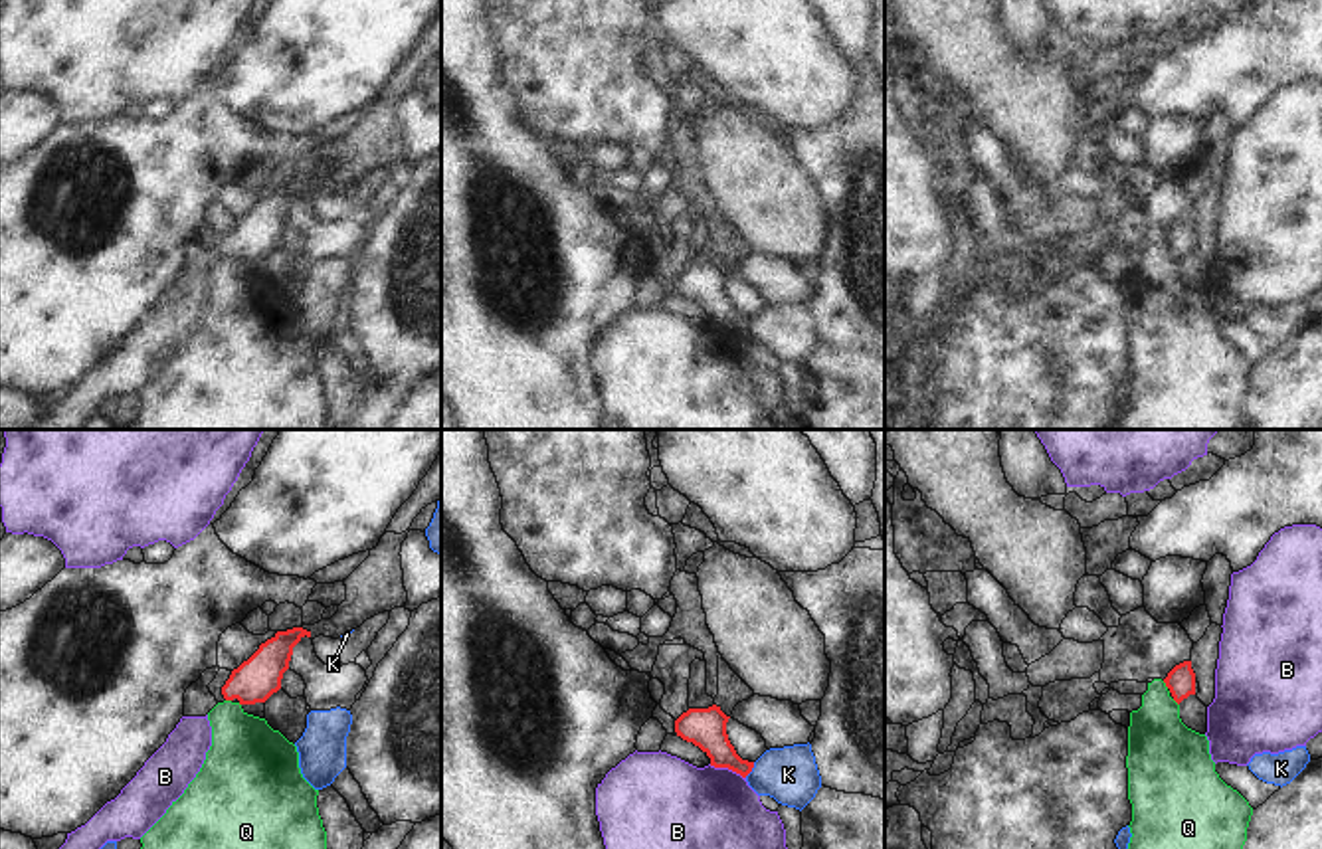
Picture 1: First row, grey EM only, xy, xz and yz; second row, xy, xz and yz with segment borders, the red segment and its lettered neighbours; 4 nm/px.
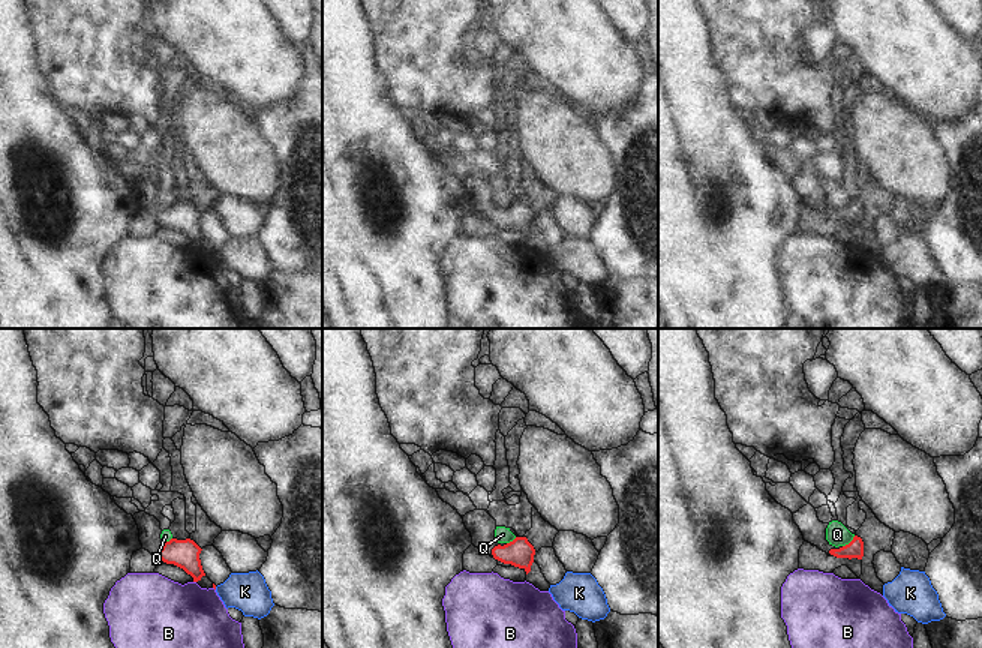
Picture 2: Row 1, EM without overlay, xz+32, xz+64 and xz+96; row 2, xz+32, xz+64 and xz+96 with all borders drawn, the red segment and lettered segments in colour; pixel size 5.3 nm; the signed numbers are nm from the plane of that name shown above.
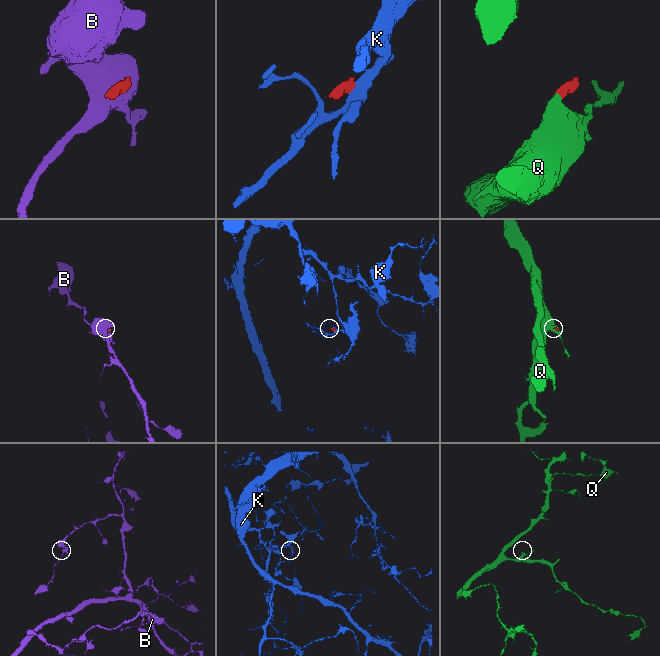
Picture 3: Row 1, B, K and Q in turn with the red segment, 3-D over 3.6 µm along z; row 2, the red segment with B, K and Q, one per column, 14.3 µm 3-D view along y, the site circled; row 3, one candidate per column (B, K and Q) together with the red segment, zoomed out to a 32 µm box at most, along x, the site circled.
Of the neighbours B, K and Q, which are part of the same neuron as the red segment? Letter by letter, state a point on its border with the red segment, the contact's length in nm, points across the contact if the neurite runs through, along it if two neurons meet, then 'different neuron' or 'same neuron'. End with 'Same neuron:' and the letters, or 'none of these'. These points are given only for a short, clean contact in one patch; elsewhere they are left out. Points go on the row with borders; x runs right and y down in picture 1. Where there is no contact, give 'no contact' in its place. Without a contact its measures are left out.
B: meets red in xz at (727, 766); contact 160 nm long; border along xz (709, 764), (731, 768), (745, 778); different neuron
K: meets red in xz at (751, 770); contact 80 nm long; border along xz (755, 762), (745, 776); different neuron
Q: meets red in yz at (1166, 685); contact 40 nm long; border along yz (1162, 681), (1168, 687); different neuron
Same neuron: none of these

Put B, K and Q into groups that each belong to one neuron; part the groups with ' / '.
B / K / Q

